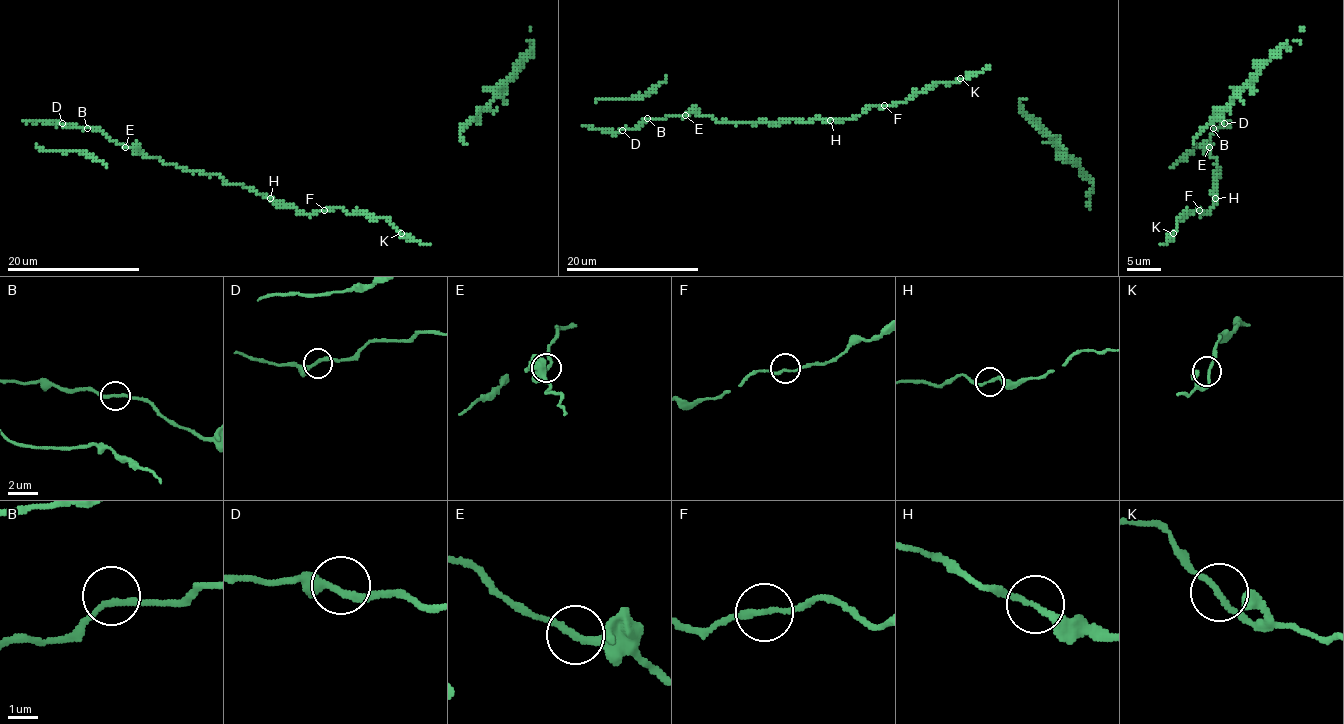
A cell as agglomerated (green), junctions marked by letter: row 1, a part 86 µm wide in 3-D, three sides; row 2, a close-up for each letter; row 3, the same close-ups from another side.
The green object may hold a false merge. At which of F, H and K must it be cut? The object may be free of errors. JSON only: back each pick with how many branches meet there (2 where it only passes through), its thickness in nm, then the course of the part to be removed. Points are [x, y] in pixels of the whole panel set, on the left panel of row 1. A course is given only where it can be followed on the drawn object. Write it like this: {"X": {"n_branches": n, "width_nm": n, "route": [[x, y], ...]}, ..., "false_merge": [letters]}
{"H": {"n_branches": 2, "width_nm": 190}, "false_merge": ["H"]}

